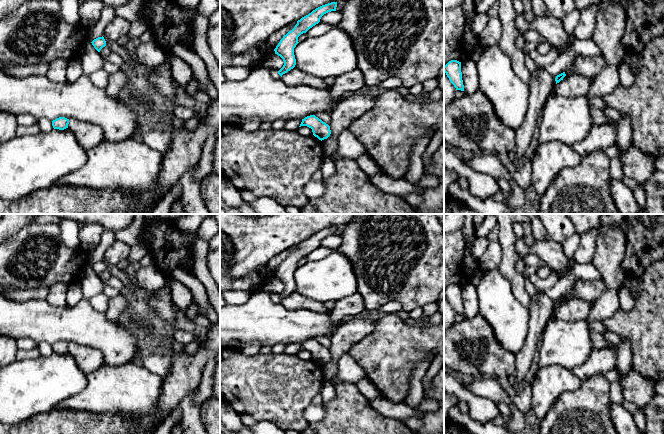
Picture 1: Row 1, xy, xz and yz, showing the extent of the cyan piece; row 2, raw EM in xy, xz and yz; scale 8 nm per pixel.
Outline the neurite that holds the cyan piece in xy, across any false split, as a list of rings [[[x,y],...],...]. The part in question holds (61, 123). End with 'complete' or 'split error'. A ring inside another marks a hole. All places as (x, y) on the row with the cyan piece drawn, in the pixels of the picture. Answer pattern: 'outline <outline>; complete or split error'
outline [[[59,117],[52,121],[52,126],[54,129],[64,130],[68,128],[69,119],[65,117]]]; complete

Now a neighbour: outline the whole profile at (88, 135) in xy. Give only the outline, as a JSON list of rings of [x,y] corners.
[[[69,119],[68,128],[85,149],[91,149],[98,145],[104,137],[101,127],[97,124]]]

